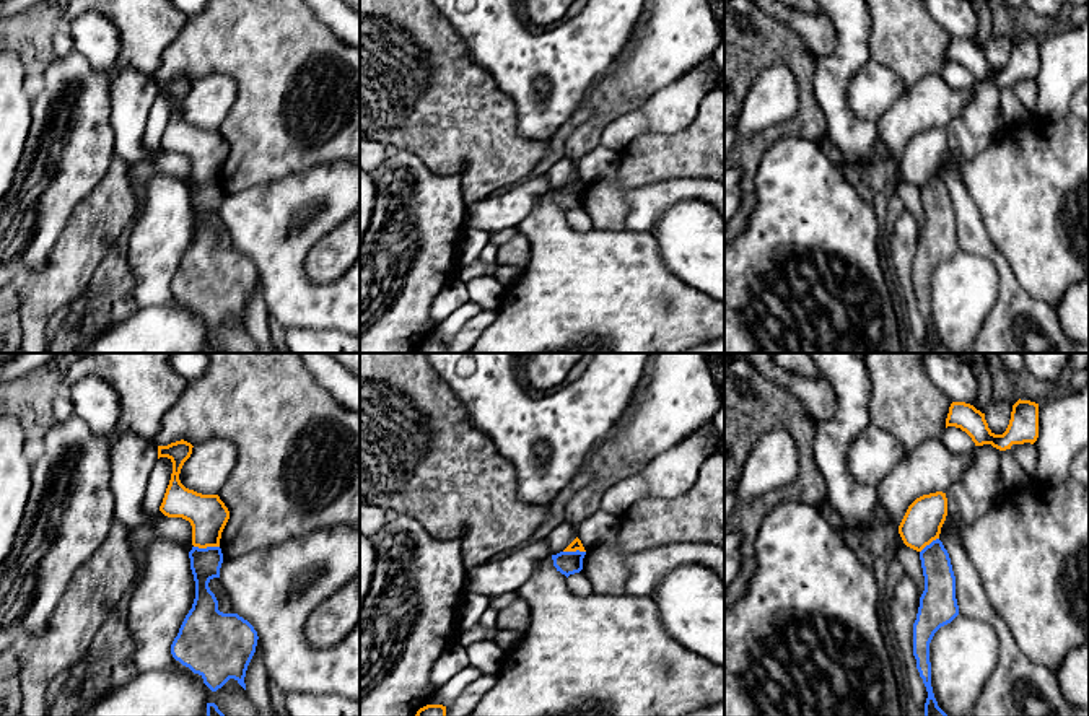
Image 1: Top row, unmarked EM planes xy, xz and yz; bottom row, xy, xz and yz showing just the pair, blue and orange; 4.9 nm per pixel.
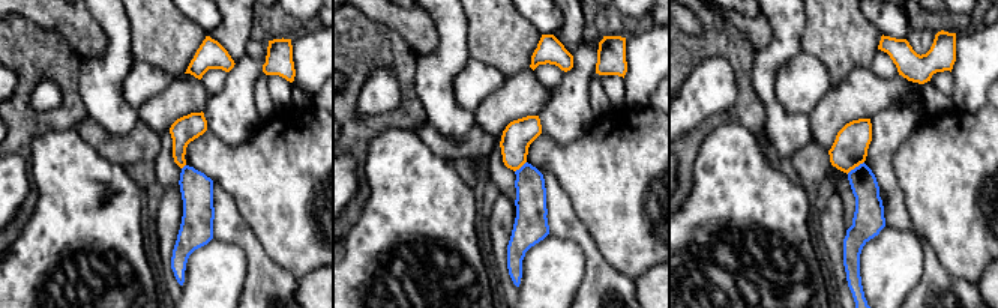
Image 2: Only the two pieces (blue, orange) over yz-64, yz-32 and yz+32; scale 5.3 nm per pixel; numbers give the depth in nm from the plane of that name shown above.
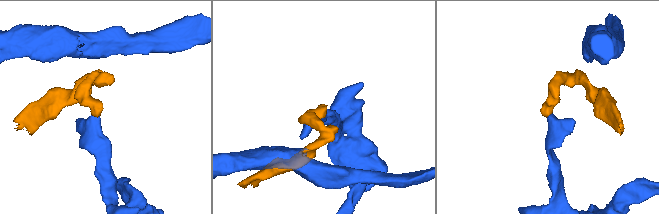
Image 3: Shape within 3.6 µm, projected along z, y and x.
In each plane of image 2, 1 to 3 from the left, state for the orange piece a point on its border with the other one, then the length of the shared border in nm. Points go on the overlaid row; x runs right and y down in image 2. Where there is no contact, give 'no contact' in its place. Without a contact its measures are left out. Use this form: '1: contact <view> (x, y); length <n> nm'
1: contact yz-64 (183, 167); length 40 nm
2: contact yz-32 (521, 167); length 90 nm
3: contact yz+32 (856, 167); length 120 nm

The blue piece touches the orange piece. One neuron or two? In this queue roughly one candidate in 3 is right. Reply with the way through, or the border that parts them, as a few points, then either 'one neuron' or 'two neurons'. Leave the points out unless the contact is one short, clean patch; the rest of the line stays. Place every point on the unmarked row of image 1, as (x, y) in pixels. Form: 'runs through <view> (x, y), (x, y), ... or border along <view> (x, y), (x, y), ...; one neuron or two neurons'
border along xy (194, 181), (218, 183); two neurons

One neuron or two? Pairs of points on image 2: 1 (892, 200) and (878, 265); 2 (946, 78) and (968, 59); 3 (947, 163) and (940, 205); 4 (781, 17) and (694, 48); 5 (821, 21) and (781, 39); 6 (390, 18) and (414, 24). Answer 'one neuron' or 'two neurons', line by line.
1: two neurons
2: two neurons
3: one neuron
4: two neurons
5: two neurons
6: one neuron

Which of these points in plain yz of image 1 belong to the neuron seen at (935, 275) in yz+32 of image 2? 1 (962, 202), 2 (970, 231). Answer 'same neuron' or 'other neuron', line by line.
1: same neuron
2: same neuron

